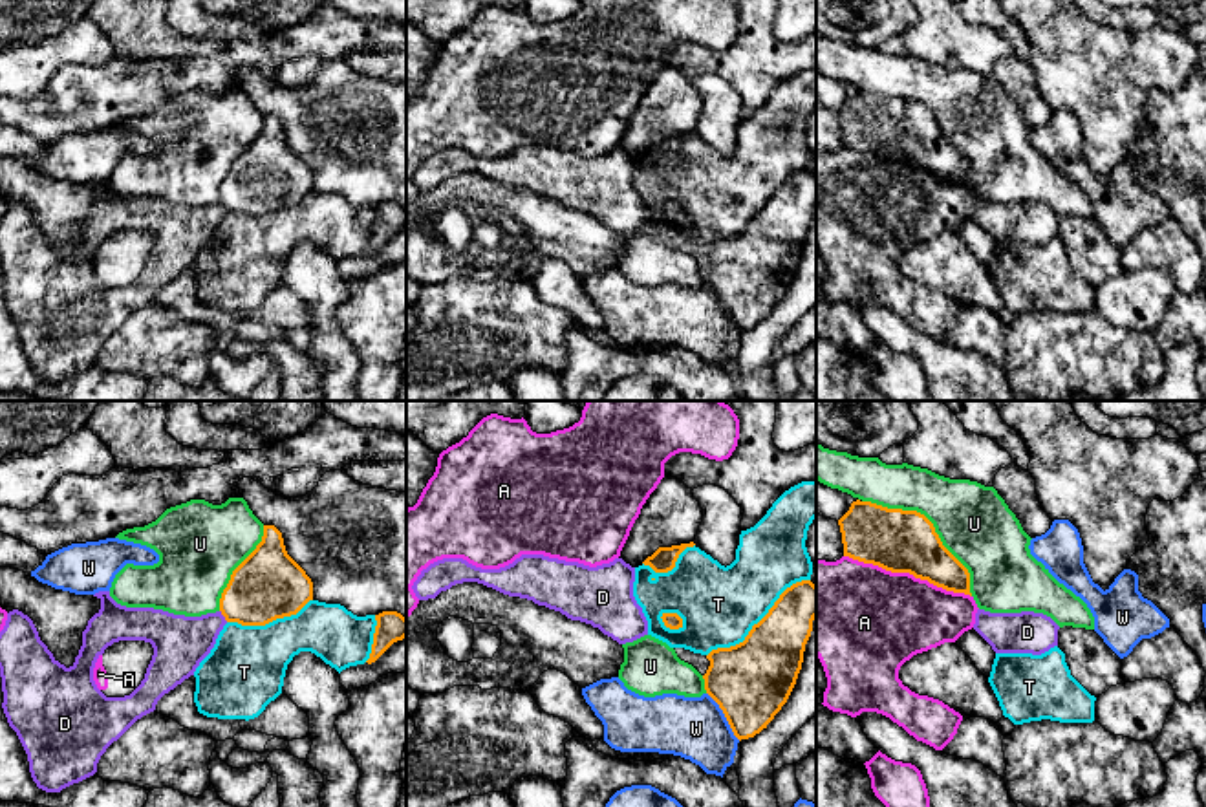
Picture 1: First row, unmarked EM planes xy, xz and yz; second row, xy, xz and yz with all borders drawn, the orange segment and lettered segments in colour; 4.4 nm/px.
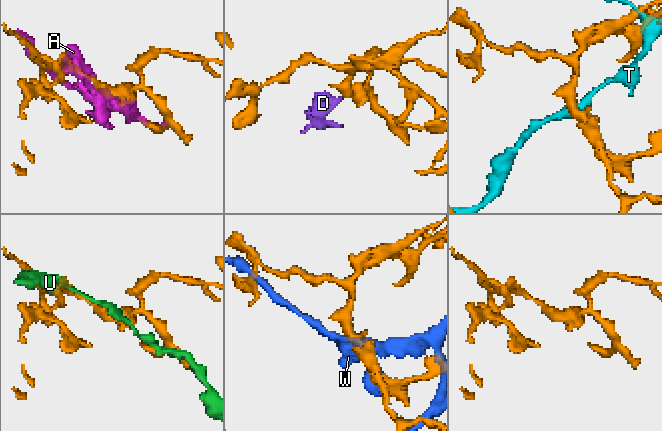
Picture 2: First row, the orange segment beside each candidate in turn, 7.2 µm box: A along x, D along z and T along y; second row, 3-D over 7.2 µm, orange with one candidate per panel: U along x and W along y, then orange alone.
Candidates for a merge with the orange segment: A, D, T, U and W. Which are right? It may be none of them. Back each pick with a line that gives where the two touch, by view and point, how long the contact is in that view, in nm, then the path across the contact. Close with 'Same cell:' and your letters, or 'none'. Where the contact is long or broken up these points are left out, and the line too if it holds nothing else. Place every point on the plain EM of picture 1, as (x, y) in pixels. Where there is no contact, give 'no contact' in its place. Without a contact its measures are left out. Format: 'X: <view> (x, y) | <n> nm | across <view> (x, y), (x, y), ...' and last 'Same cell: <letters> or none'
Same cell: none

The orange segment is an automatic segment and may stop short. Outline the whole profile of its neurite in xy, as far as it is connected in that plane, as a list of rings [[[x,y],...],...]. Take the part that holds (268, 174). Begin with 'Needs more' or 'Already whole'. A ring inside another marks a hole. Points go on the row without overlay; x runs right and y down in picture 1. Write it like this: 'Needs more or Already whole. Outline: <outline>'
Already whole. Outline: [[[264,115],[262,132],[232,161],[220,201],[227,212],[265,216],[296,205],[309,190],[311,168],[287,145],[282,123],[275,115]]]

